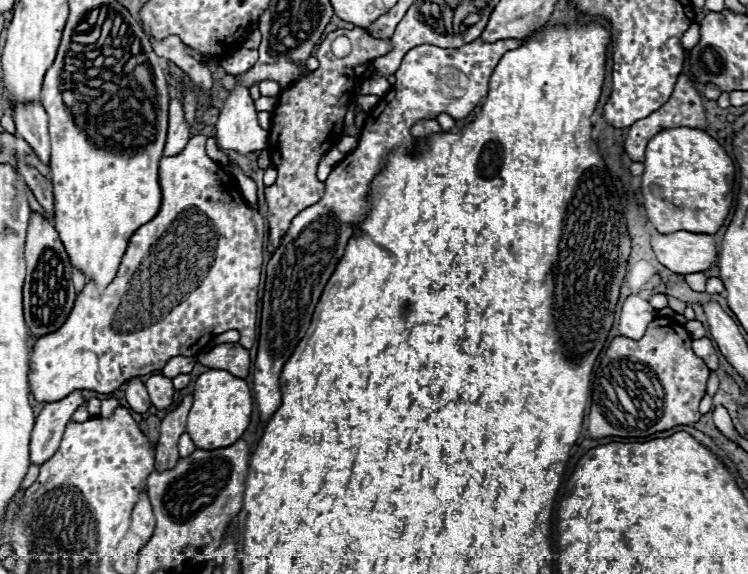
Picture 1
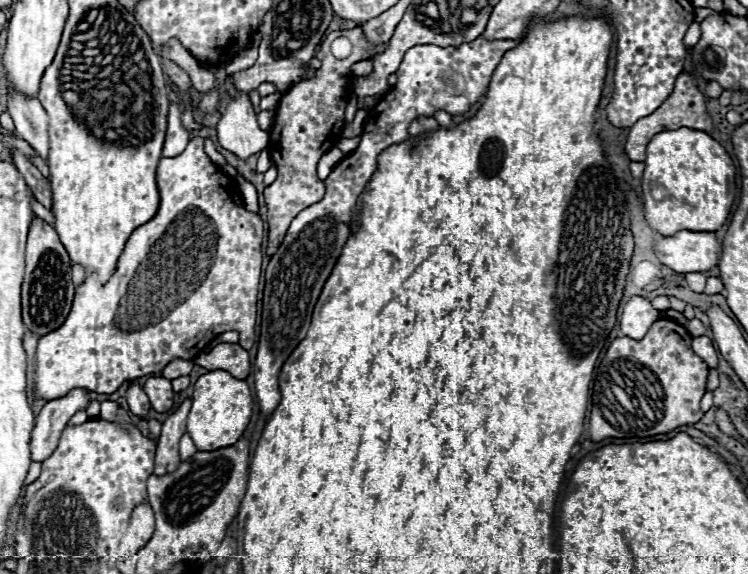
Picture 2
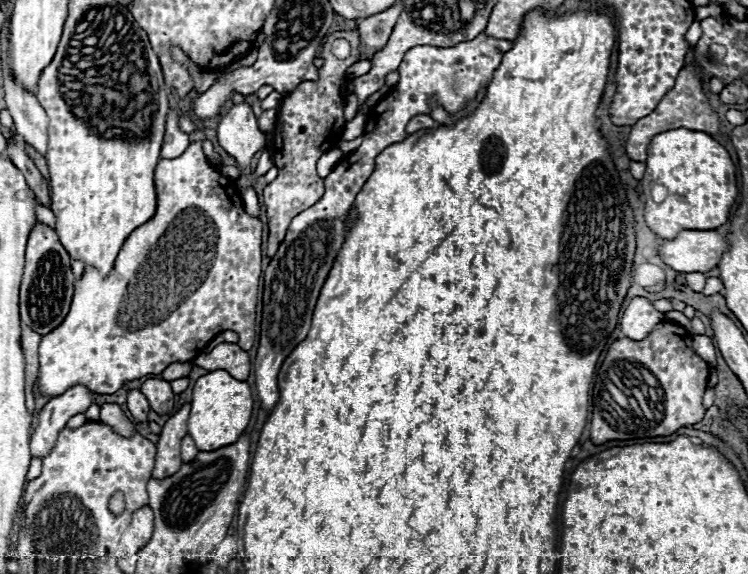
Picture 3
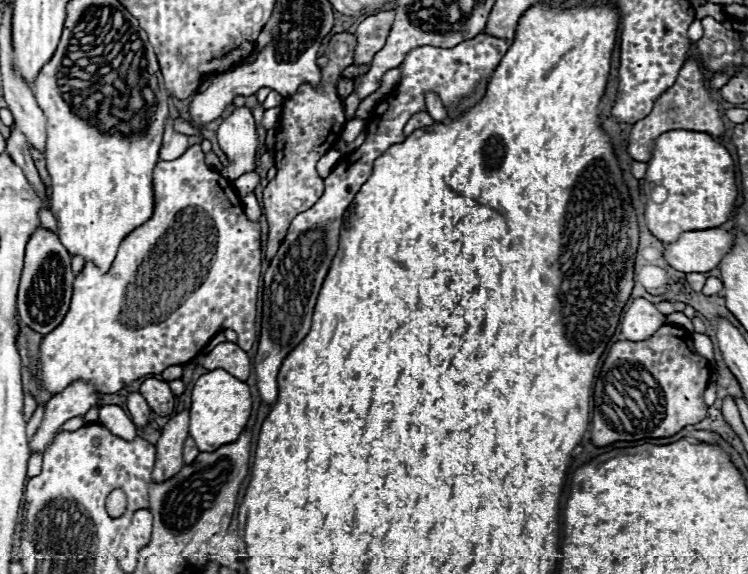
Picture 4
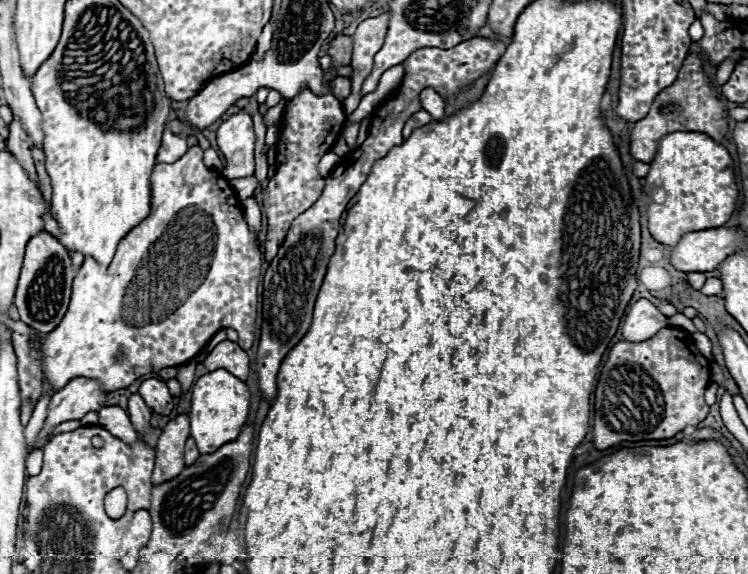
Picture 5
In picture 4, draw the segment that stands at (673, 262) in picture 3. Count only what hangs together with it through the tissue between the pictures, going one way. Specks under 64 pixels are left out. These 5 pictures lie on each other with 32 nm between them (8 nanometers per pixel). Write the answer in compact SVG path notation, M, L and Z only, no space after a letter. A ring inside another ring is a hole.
M722 228L682 232L676 242L664 242L664 260L678 272L710 272L732 248L732 232Z

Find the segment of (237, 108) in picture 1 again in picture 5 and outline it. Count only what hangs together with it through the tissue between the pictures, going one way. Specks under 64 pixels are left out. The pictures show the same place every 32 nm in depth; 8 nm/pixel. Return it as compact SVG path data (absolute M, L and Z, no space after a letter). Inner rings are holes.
M246 110L232 114L218 128L218 146L226 156L226 178L244 178L254 174L254 124Z

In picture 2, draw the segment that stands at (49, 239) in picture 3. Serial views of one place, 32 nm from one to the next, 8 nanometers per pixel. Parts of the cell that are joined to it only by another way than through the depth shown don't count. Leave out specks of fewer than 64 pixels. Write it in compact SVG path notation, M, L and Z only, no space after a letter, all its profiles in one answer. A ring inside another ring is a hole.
M34 216L28 232L26 244L26 276L22 284L22 320L26 328L38 336L50 334L60 328L72 308L74 300L74 284L72 284L72 266L70 258L58 240L56 230Z

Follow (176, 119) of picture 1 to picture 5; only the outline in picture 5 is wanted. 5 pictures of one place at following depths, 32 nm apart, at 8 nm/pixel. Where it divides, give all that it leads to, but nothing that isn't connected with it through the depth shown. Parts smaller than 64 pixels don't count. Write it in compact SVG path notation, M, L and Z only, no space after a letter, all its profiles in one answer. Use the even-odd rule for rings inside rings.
M166 128L164 138L162 138L162 146L160 146L160 150L158 150L158 162L174 162L174 160L178 160L186 150L188 150L186 136L174 134L174 132L170 132L170 130Z

